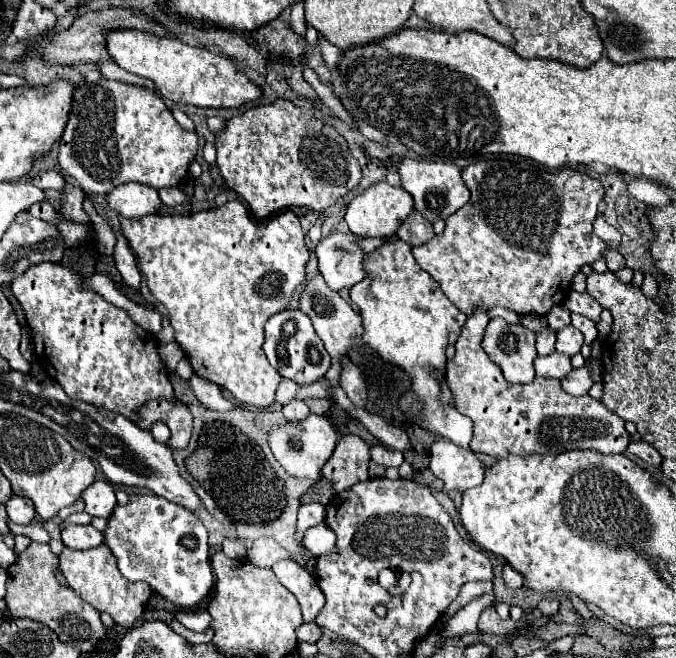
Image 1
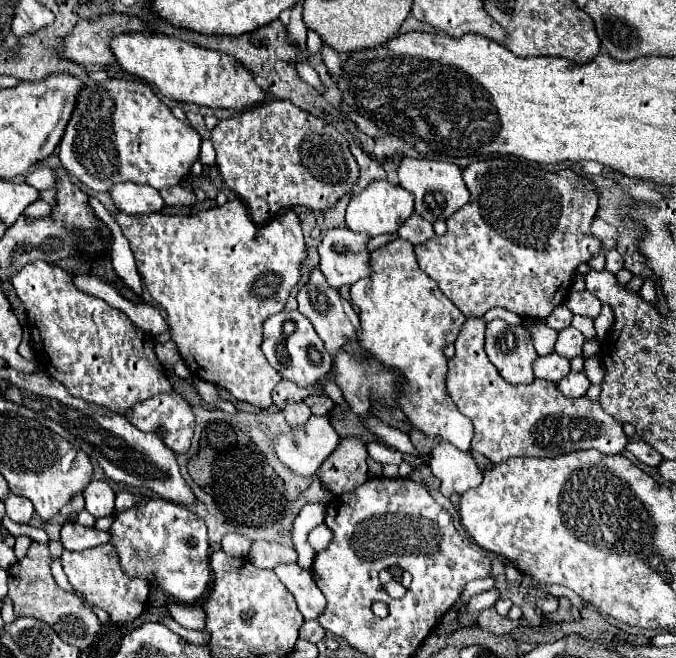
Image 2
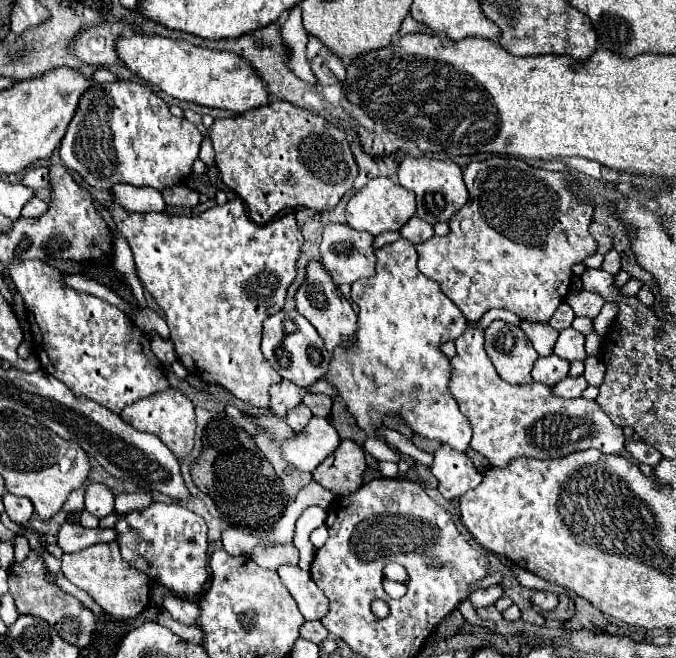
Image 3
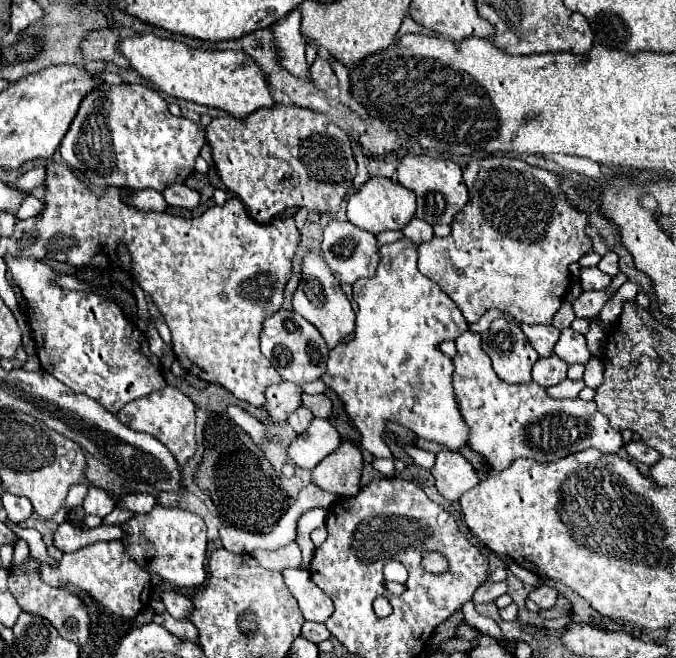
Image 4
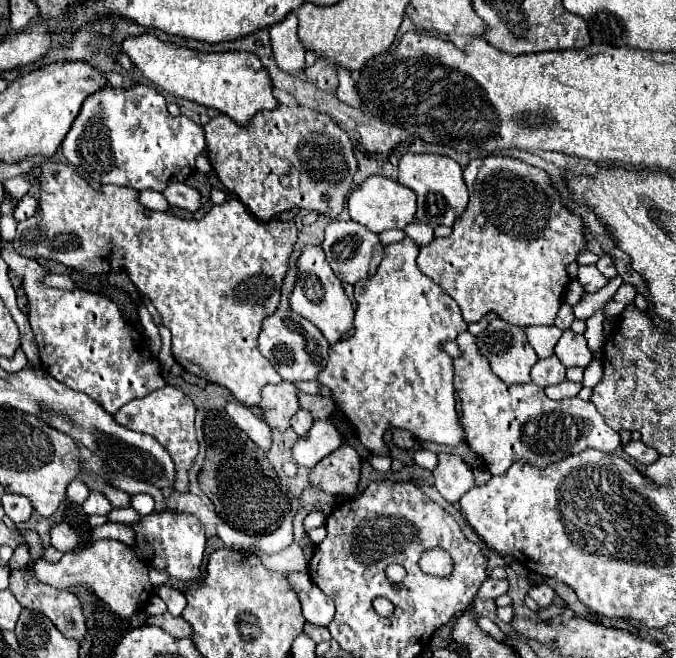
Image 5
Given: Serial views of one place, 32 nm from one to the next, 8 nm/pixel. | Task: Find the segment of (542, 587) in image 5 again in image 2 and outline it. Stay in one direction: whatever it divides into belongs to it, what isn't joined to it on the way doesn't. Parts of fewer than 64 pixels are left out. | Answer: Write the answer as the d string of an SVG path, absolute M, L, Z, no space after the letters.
M538 596L538 606L544 614L550 614L550 612L556 612L558 608L558 598L556 596Z

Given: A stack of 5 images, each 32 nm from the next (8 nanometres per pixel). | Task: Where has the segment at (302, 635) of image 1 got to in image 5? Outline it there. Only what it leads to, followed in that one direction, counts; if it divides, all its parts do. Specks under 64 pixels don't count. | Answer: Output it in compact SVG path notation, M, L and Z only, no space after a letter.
M306 624L306 626L304 626L304 632L306 632L314 642L330 642L330 640L332 640L328 628L312 628L312 624Z

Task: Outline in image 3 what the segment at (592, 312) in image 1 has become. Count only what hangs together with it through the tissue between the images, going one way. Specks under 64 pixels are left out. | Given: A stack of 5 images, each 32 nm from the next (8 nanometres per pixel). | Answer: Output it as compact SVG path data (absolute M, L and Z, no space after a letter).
M578 292L570 298L566 298L566 302L572 306L576 316L586 316L590 320L594 320L598 316L600 308L604 306L604 298L594 292Z

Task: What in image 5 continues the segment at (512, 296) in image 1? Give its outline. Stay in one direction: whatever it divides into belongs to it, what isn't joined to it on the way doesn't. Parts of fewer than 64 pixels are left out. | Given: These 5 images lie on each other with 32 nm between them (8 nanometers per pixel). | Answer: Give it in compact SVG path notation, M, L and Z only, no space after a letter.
M476 158L466 166L464 180L470 192L470 204L464 216L452 226L452 236L434 238L432 244L420 246L420 270L458 302L462 318L468 324L480 322L488 312L494 312L500 320L520 328L554 324L564 288L570 282L566 266L586 250L580 216L574 216L562 206L560 196L550 186L550 178L544 170L528 166L516 158Z

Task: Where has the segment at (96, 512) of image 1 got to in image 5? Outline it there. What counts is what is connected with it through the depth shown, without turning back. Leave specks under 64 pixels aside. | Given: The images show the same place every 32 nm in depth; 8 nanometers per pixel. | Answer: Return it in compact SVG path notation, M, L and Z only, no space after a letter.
M90 492L88 500L84 502L82 508L84 508L84 512L86 512L88 516L94 516L94 514L108 514L108 512L112 510L108 498L106 498L104 494L100 494L100 492Z

